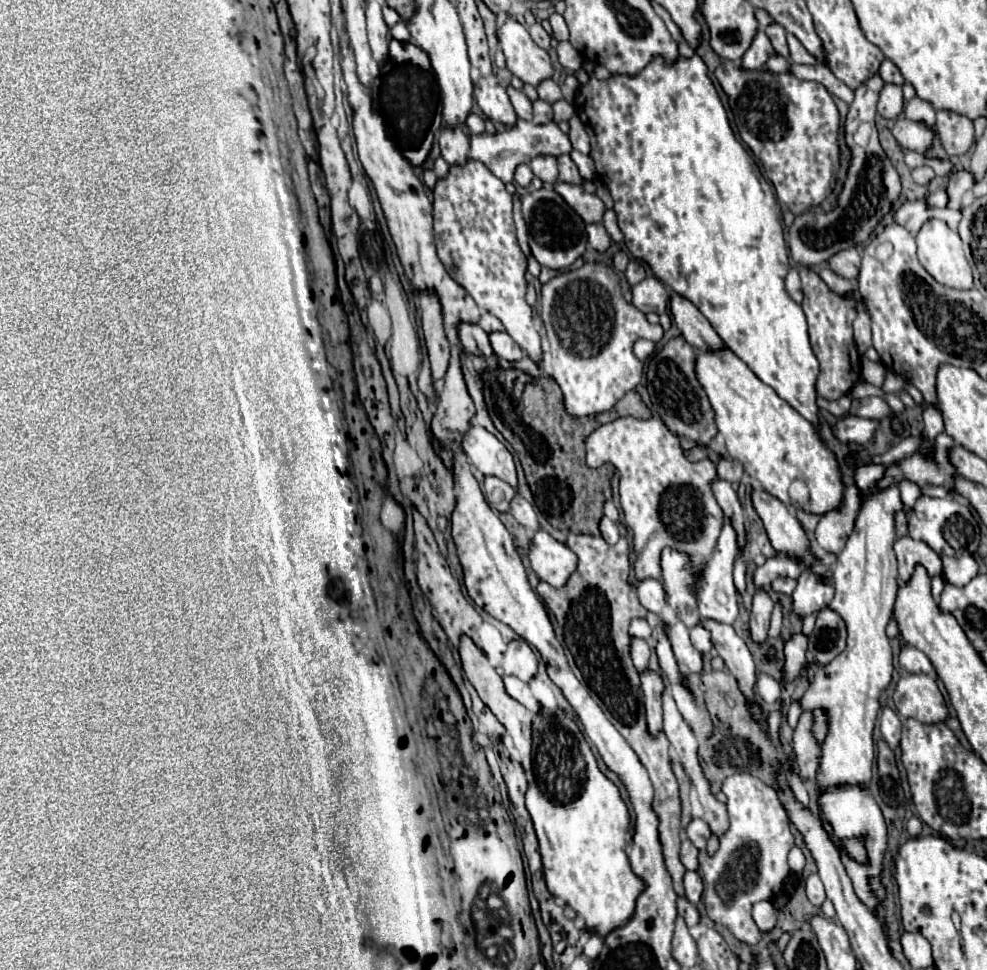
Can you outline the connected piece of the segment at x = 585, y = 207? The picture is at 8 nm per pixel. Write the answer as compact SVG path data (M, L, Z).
M555 182L555 192L583 218L583 222L601 222L601 216L605 212L603 202L589 194L581 184L567 184L567 182Z

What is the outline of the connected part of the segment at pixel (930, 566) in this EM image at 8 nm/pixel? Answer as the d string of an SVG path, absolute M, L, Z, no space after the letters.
M903 536L895 542L895 554L899 562L899 580L905 584L911 580L915 566L923 566L931 578L943 576L943 564L935 550L931 550L925 542L913 540L911 536Z

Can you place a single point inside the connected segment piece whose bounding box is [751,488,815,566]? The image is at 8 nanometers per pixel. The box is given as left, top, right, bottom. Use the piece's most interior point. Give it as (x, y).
(786, 534)

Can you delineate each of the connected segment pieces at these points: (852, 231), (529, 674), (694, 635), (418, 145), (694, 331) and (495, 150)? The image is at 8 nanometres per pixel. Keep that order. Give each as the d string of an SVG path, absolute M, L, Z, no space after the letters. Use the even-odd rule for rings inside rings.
M877 74L871 76L855 90L855 100L849 104L849 112L845 118L845 144L851 150L851 160L843 190L837 196L837 206L831 212L823 212L819 216L801 214L789 228L789 250L793 260L801 266L821 264L841 250L867 244L879 222L891 212L893 204L899 200L901 180L895 166L881 148L875 128L877 98L883 84L885 82Z
M511 640L503 658L503 672L529 682L537 674L537 658L525 640Z
M697 624L697 626L693 626L691 628L691 642L693 642L693 646L699 650L699 652L709 652L711 650L711 634L709 634L709 630L705 628L705 626L701 626L701 624Z
M391 40L389 62L381 68L379 78L373 82L373 92L377 92L377 110L385 118L385 126L395 146L409 158L411 164L421 166L427 158L433 138L441 128L441 92L431 68L429 56L413 42Z
M671 292L669 298L669 310L673 316L673 322L677 324L677 328L681 330L683 338L695 346L701 352L709 352L709 350L719 350L723 346L721 338L715 334L715 330L709 326L707 318L697 310L697 306L693 306L693 302L689 302L685 296Z
M517 120L515 126L505 128L505 130L497 130L495 134L483 132L483 134L471 134L471 148L469 148L469 158L471 160L479 160L483 162L499 180L503 180L505 184L513 182L513 172L519 164L527 164L531 162L535 156L539 154L551 154L551 156L559 156L559 154L569 154L571 152L571 142L569 136L563 134L559 130L559 126L555 122L537 126L533 122L525 122L525 120Z

